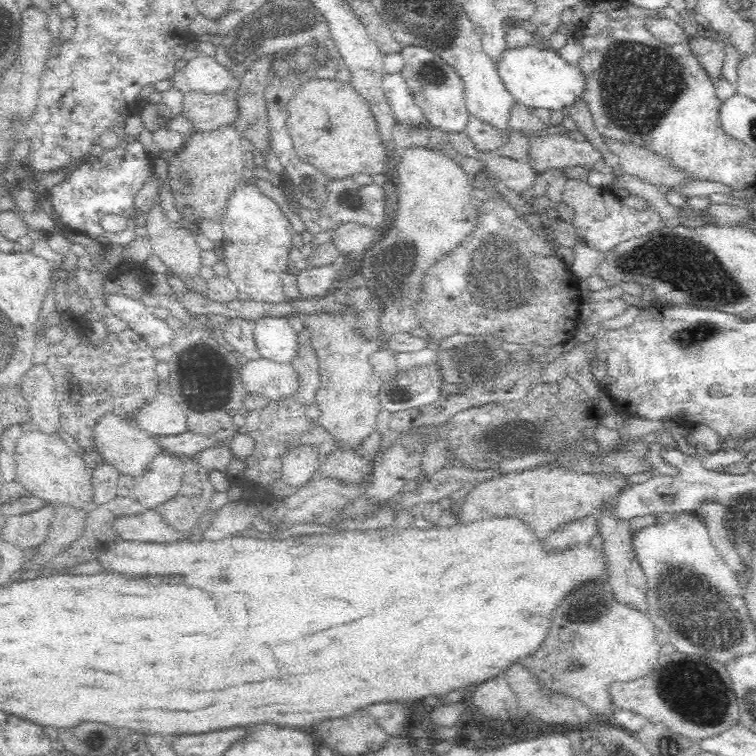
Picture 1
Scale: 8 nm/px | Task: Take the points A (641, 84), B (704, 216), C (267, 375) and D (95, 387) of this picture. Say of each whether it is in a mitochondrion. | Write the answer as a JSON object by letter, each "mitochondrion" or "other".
{"A":"mitochondrion","B":"other","C":"other","D":"mitochondrion"}

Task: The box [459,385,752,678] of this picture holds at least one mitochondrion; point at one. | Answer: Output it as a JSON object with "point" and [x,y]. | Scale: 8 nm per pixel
{"point":[686,593]}

